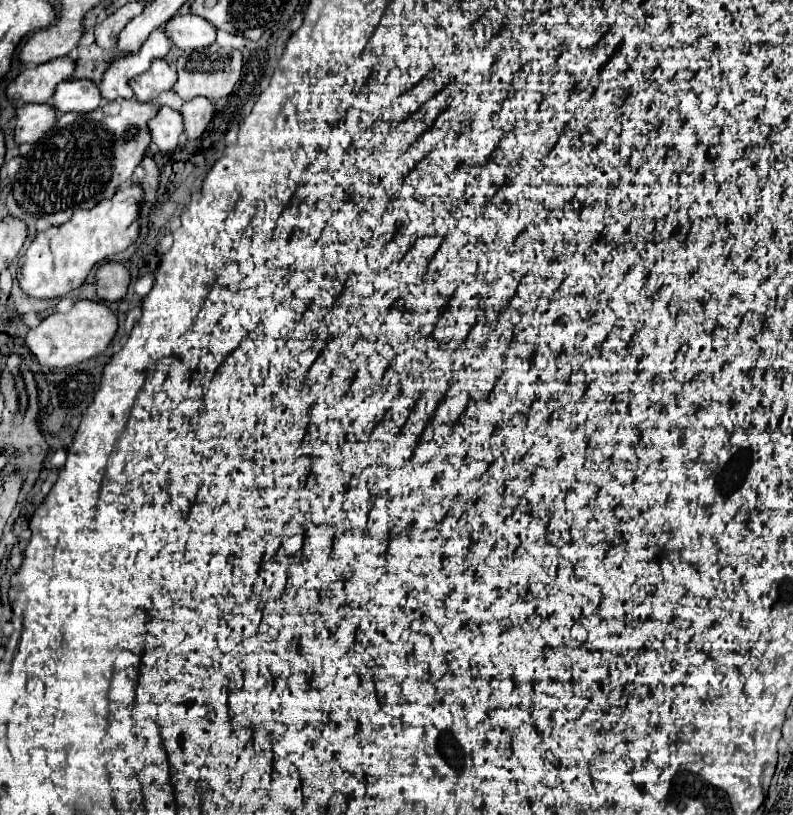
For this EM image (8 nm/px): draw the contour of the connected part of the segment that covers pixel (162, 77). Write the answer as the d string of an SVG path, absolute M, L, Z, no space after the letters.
M153 59L151 67L139 77L135 77L129 85L135 93L135 99L147 103L155 95L169 91L175 81L177 81L177 73L171 69L171 65L165 59Z

